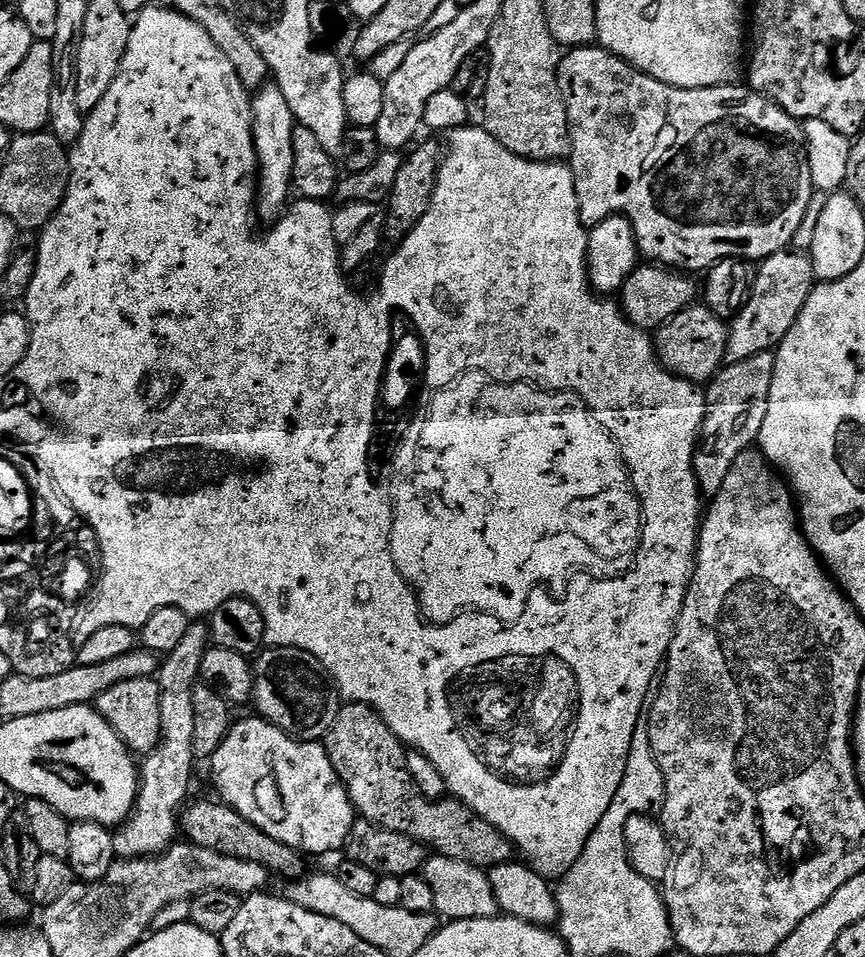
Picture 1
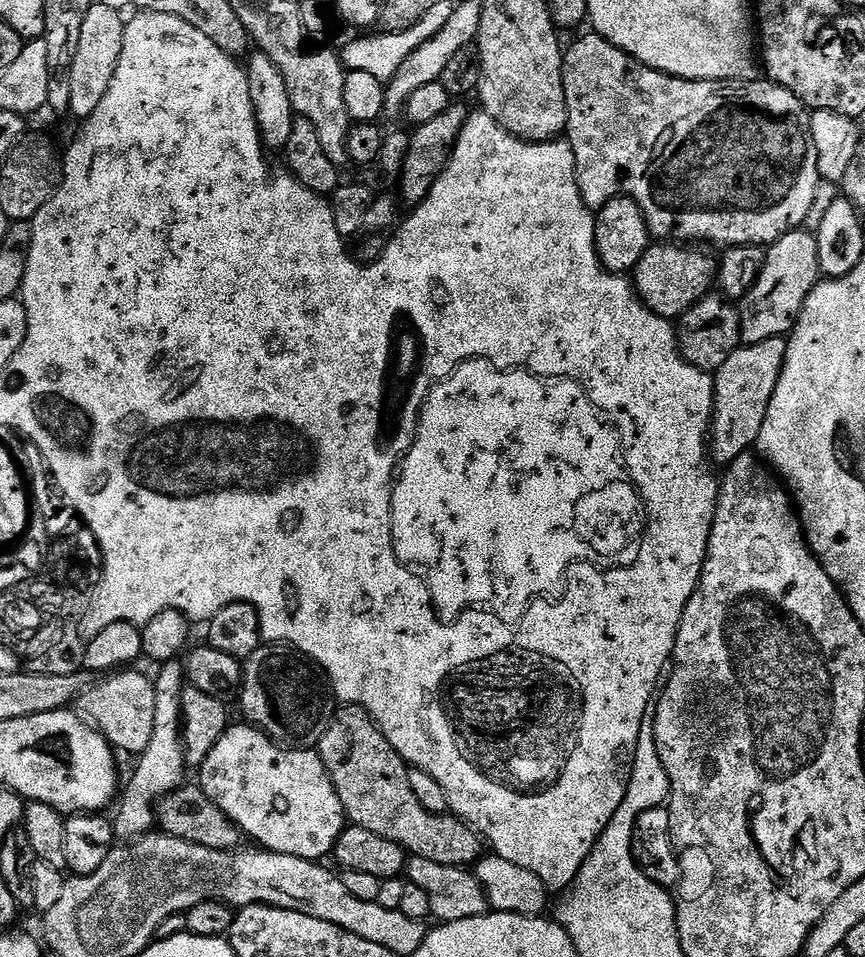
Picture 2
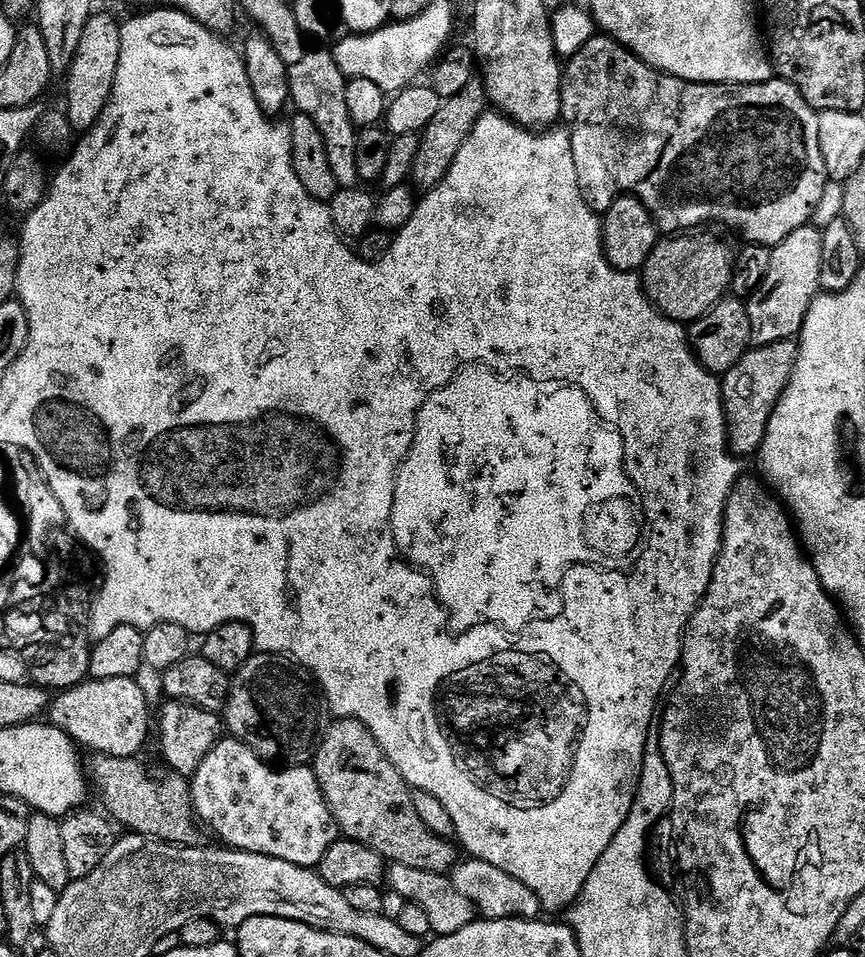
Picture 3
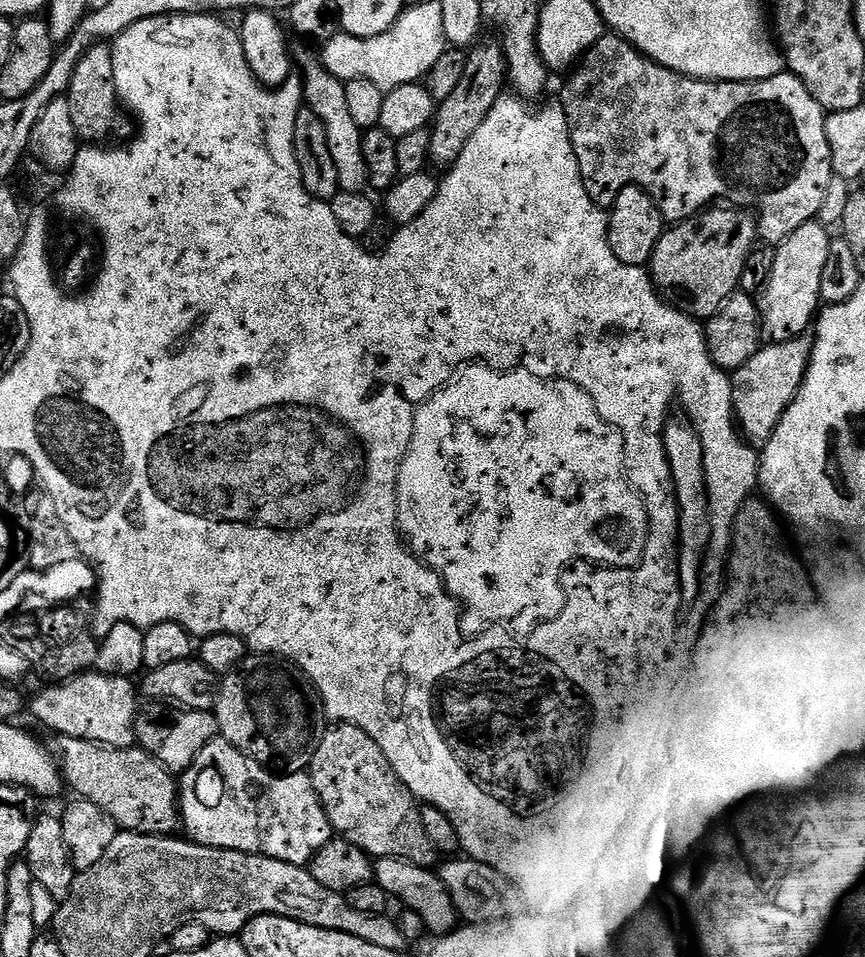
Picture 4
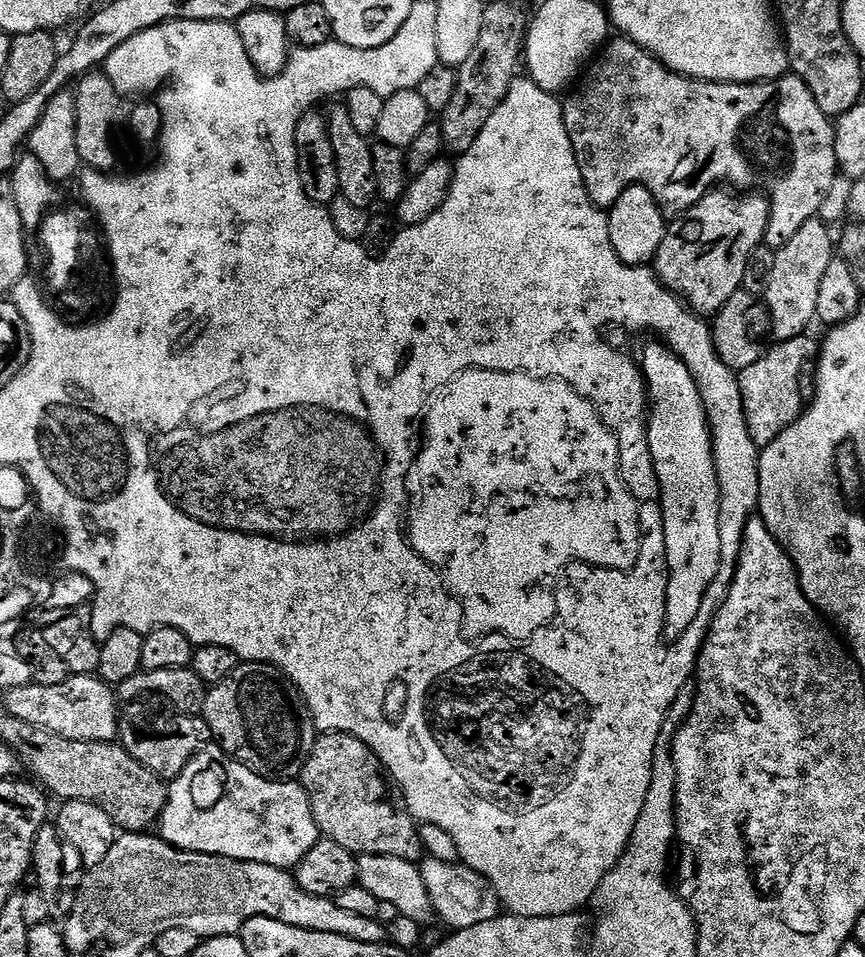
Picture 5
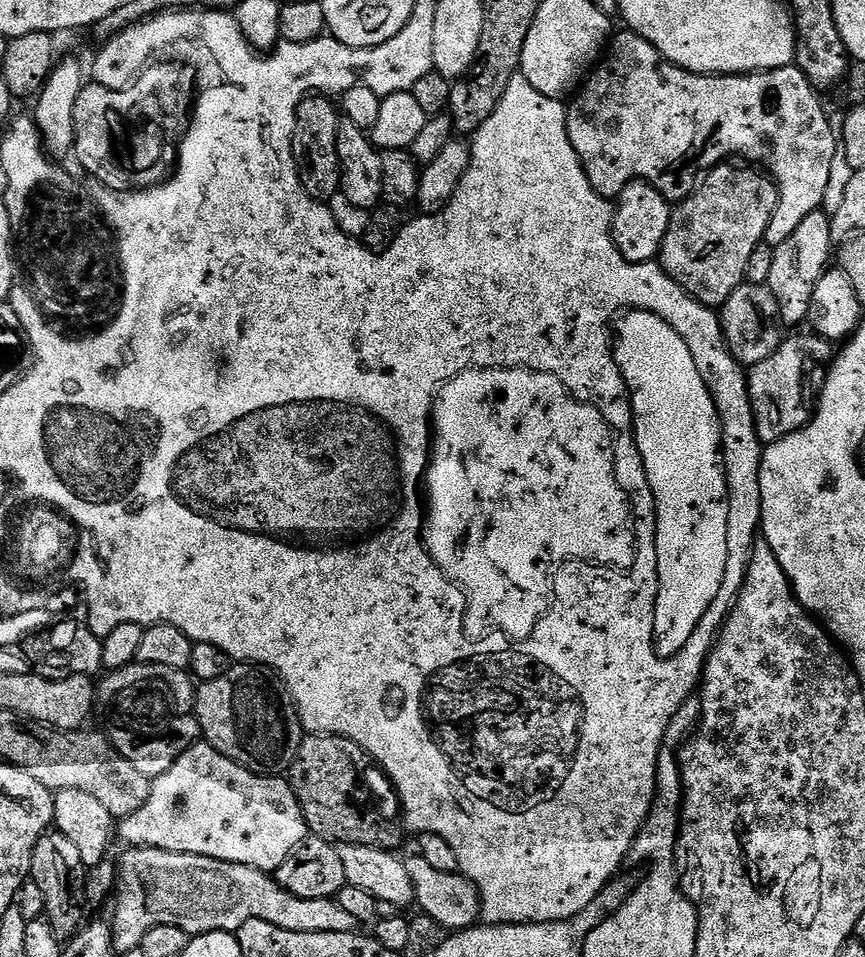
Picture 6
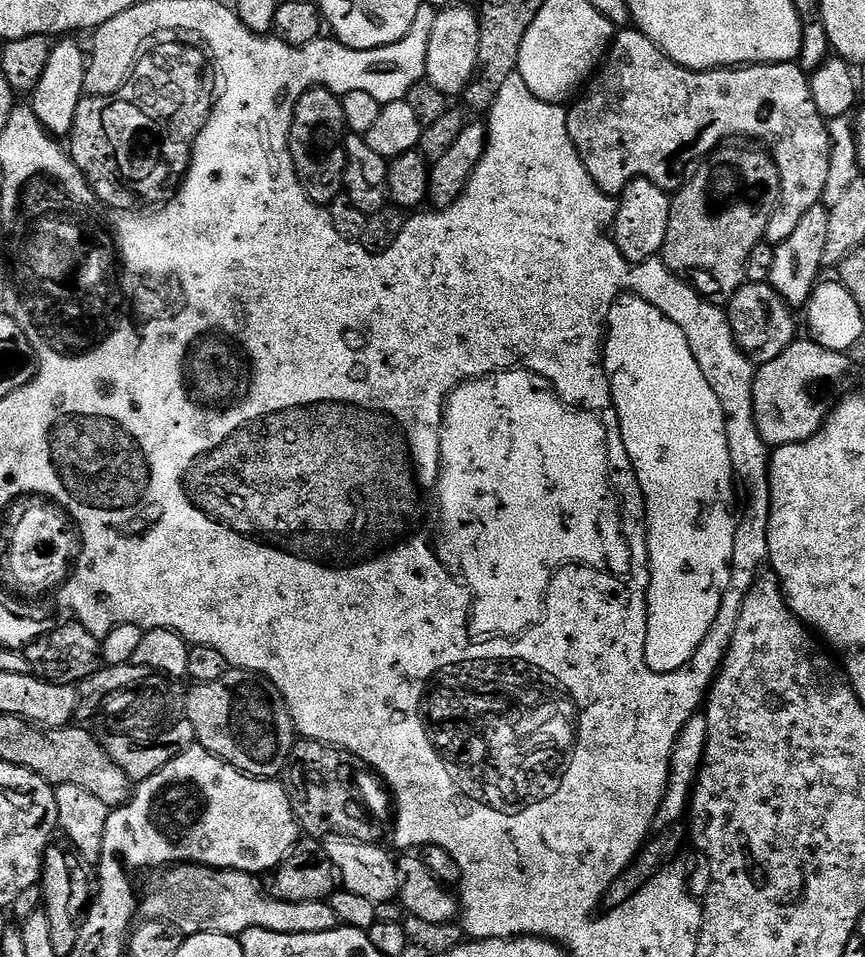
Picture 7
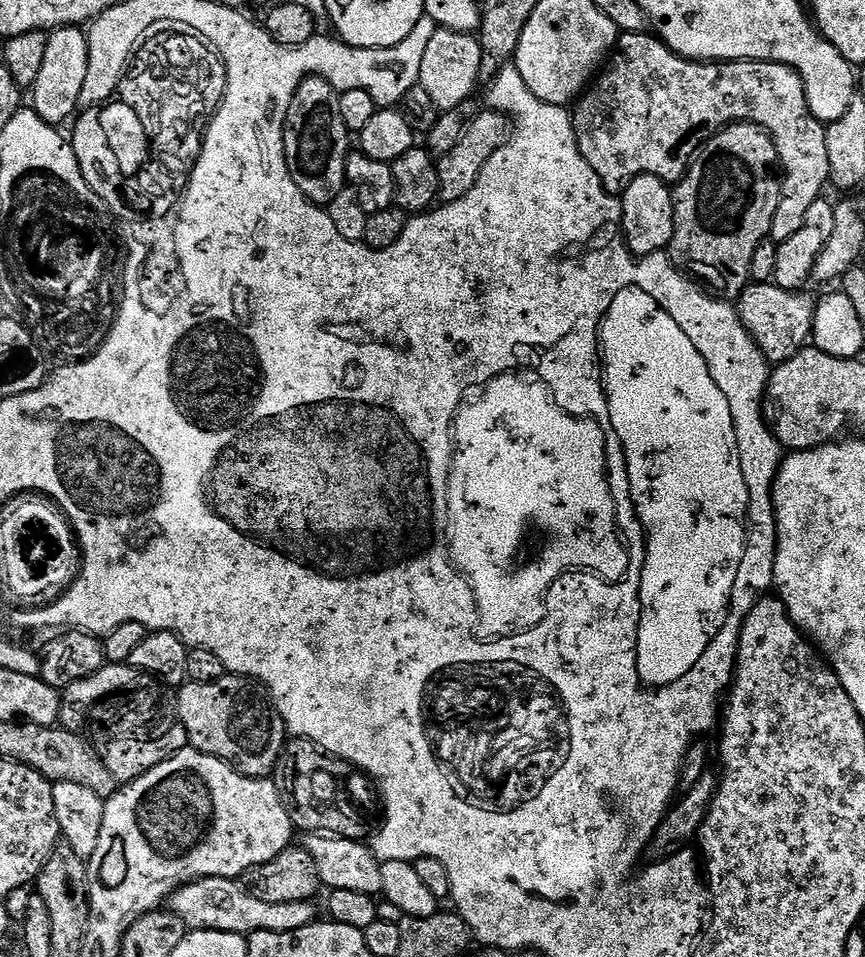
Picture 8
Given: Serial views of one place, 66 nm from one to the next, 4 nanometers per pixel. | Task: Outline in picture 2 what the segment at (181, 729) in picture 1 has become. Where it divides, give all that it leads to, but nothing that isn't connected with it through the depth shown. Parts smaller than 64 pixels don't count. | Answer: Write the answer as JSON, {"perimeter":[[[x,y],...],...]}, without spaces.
{"perimeter":[[[177,659],[170,660],[164,665],[159,667],[158,676],[154,678],[155,686],[155,718],[154,718],[154,733],[150,738],[150,744],[144,752],[142,752],[137,759],[136,770],[132,776],[132,781],[128,784],[128,789],[123,789],[122,799],[119,801],[120,813],[117,814],[116,820],[114,819],[114,832],[121,841],[131,842],[139,841],[145,837],[151,827],[155,825],[155,806],[172,792],[184,786],[188,774],[188,767],[184,758],[184,747],[182,743],[182,717],[184,697],[182,694],[184,688],[186,689],[186,670],[183,665],[179,665]]]}

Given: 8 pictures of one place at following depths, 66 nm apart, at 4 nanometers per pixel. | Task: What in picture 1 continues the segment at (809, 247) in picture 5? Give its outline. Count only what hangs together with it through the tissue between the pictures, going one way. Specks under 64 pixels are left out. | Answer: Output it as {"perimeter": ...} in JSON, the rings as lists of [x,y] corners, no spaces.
{"perimeter":[[[785,250],[767,256],[755,273],[752,295],[730,321],[727,363],[742,362],[754,358],[754,354],[779,348],[786,334],[790,334],[790,326],[798,322],[798,314],[802,314],[802,306],[806,306],[817,280],[811,259],[799,251]]]}

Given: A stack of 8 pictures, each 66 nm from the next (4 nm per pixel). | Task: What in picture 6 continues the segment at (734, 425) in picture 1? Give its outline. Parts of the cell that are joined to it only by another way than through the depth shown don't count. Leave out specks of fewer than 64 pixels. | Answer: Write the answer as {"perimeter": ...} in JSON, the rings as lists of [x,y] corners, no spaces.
{"perimeter":[[[789,335],[762,362],[747,369],[748,397],[752,403],[752,417],[756,437],[761,445],[767,446],[797,432],[808,425],[820,398],[822,381],[828,376],[828,369],[834,359],[834,348],[823,336]]]}

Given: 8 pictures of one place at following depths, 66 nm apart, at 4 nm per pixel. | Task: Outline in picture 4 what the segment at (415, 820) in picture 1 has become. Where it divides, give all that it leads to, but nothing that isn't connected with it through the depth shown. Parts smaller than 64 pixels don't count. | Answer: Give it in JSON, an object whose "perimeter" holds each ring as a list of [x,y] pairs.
{"perimeter":[[[333,723],[328,727],[332,728],[325,732],[323,729],[322,735],[317,739],[306,771],[312,777],[312,785],[332,824],[333,833],[339,839],[361,848],[370,858],[392,856],[395,860],[408,860],[419,868],[431,869],[432,863],[438,859],[438,853],[430,838],[426,838],[426,830],[422,830],[418,801],[398,778],[386,754],[382,754],[378,742],[374,742],[374,738],[366,734],[366,730],[353,724]]]}

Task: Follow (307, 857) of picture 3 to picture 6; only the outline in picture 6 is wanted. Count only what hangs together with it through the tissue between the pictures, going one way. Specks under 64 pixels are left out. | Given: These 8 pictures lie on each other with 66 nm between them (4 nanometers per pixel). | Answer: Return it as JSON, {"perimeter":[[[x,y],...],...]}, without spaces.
{"perimeter":[[[197,742],[166,774],[152,780],[152,790],[142,807],[119,821],[118,836],[132,848],[198,854],[272,874],[310,833],[287,779],[259,776],[218,754],[214,746]]]}

